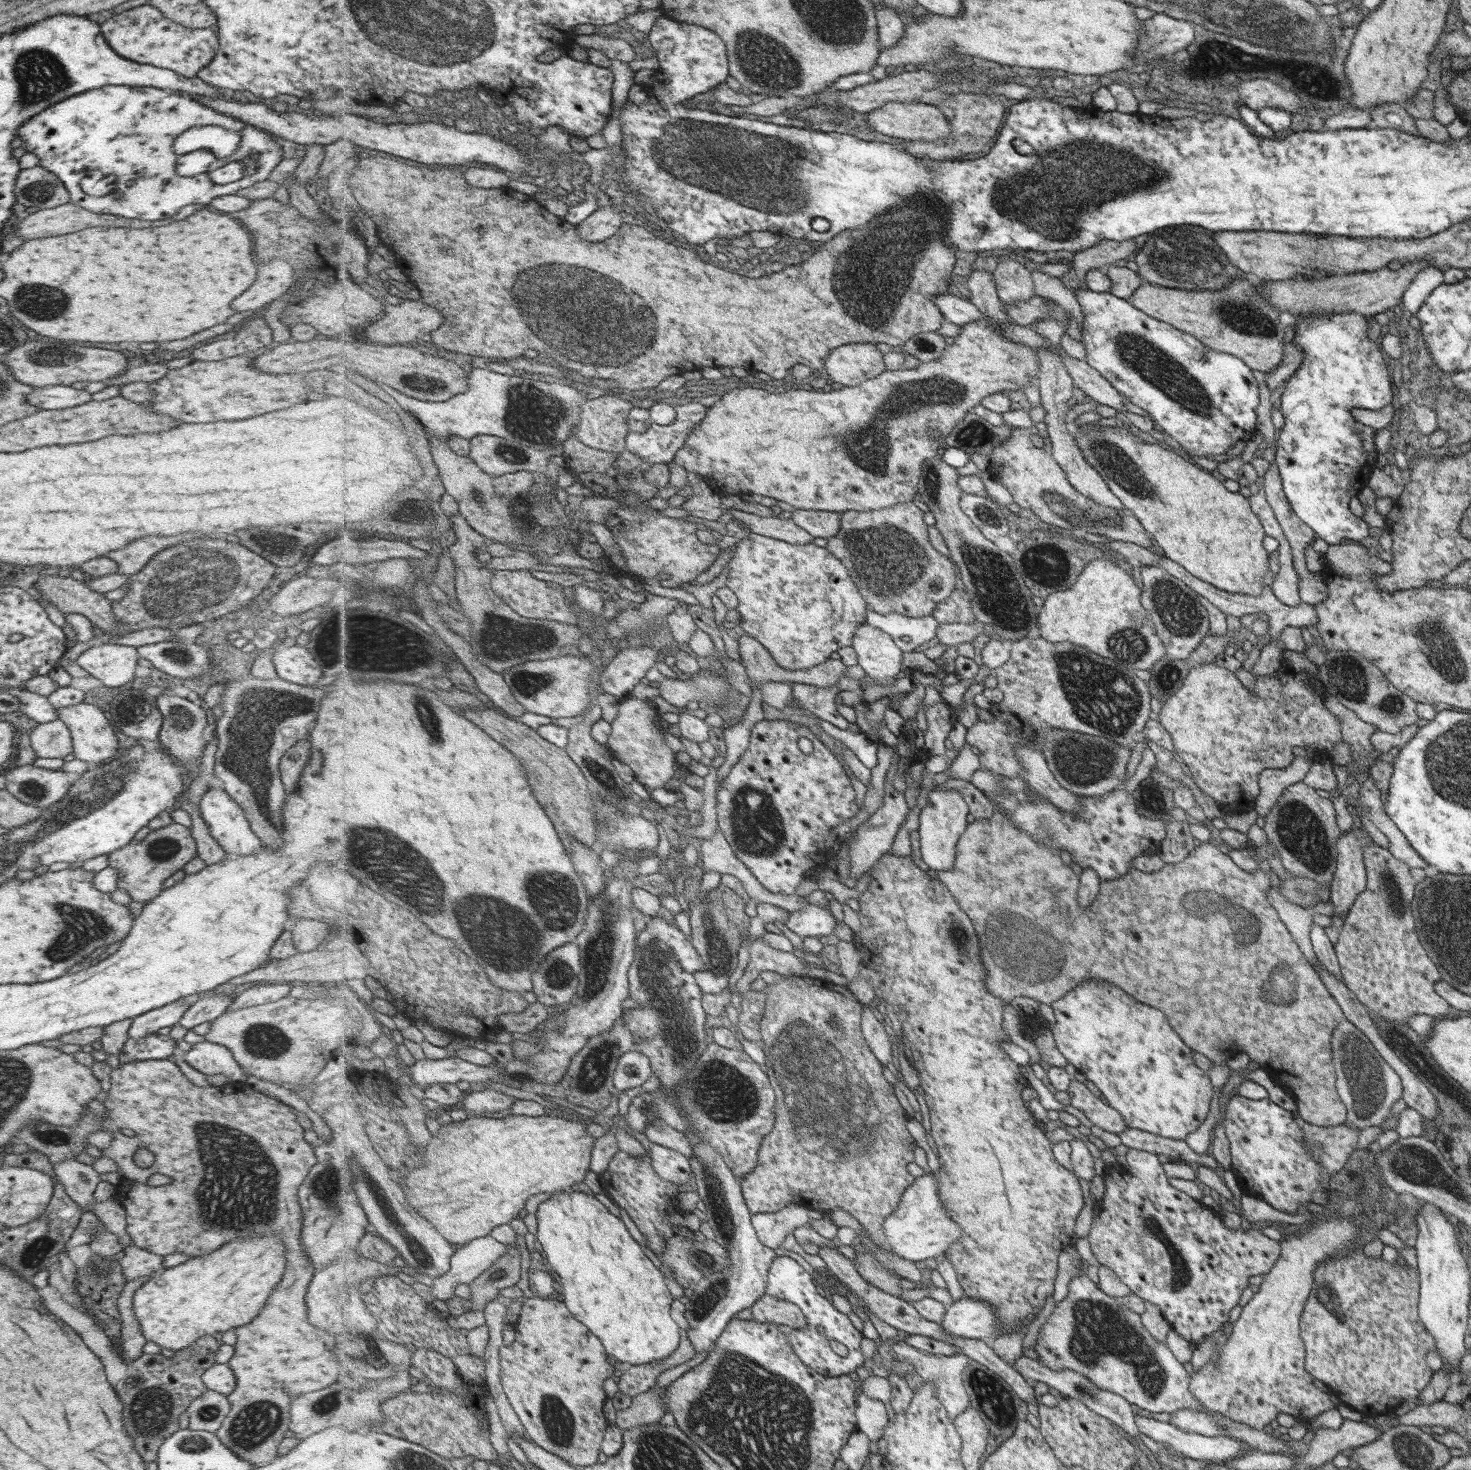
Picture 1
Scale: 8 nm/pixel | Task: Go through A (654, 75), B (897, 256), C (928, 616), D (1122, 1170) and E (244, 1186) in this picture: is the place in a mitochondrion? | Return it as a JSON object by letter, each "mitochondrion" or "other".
{"A":"other","B":"mitochondrion","C":"other","D":"other","E":"mitochondrion"}

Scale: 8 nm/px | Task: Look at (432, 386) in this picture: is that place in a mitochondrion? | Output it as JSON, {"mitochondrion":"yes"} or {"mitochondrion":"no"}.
{"mitochondrion":"no"}

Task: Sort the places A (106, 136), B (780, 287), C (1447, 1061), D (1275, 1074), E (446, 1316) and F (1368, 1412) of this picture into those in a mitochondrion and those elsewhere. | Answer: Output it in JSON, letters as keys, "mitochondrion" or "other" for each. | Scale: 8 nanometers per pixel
{"A":"other","B":"other","C":"other","D":"other","E":"other","F":"other"}

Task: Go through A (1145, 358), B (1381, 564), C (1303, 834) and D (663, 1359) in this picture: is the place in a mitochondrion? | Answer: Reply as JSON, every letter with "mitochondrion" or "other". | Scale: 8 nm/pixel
{"A":"mitochondrion","B":"other","C":"mitochondrion","D":"other"}

